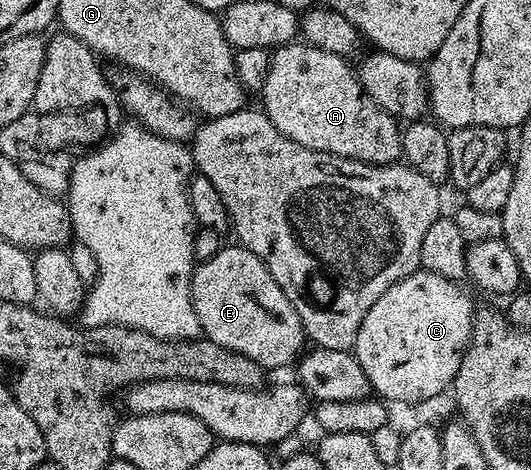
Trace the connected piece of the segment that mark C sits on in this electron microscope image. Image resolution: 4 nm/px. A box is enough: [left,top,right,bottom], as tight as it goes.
[354,271,474,405]

